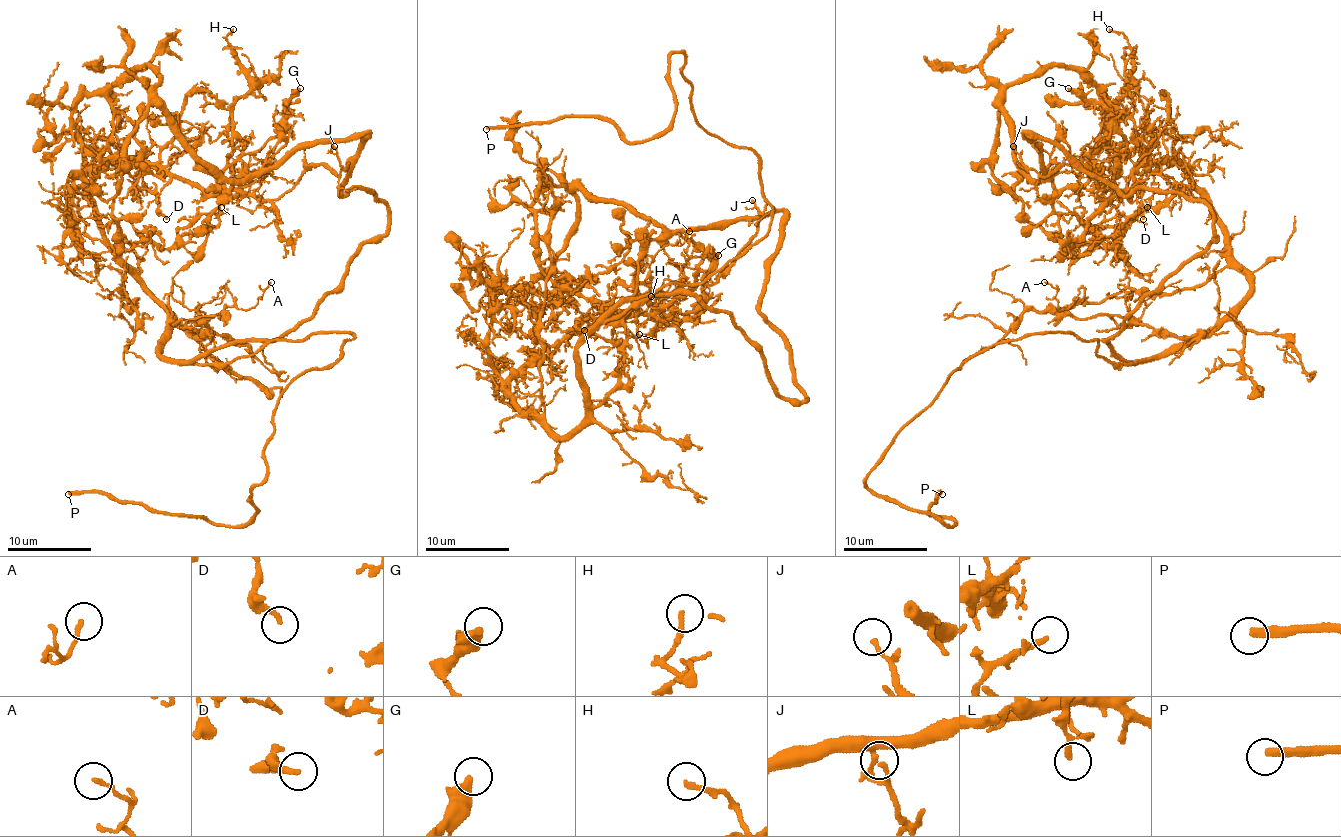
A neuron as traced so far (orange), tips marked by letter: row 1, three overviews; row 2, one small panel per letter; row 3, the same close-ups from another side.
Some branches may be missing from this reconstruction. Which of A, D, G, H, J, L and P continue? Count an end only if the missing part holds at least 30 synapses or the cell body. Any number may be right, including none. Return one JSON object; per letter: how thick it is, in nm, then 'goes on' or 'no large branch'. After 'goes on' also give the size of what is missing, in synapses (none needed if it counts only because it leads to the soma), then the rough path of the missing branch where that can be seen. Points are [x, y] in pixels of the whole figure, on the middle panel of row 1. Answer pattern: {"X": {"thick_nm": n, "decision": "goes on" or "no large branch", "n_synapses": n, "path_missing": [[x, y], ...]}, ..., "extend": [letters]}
{"A": {"thick_nm": 170, "decision": "no large branch"}, "D": {"thick_nm": 220, "decision": "no large branch"}, "G": {"thick_nm": 400, "decision": "no large branch"}, "H": {"thick_nm": 220, "decision": "no large branch"}, "J": {"thick_nm": 170, "decision": "no large branch"}, "L": {"thick_nm": 140, "decision": "no large branch"}, "P": {"thick_nm": 360, "decision": "goes on"}, "extend": ["P"]}

